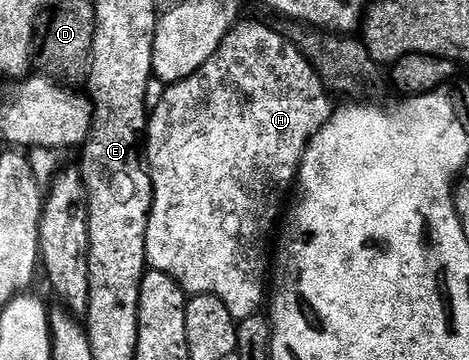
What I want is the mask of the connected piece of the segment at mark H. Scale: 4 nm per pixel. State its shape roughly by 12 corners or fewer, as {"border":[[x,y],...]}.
{"border":[[232,25],[148,117],[148,268],[236,321],[329,89]]}

